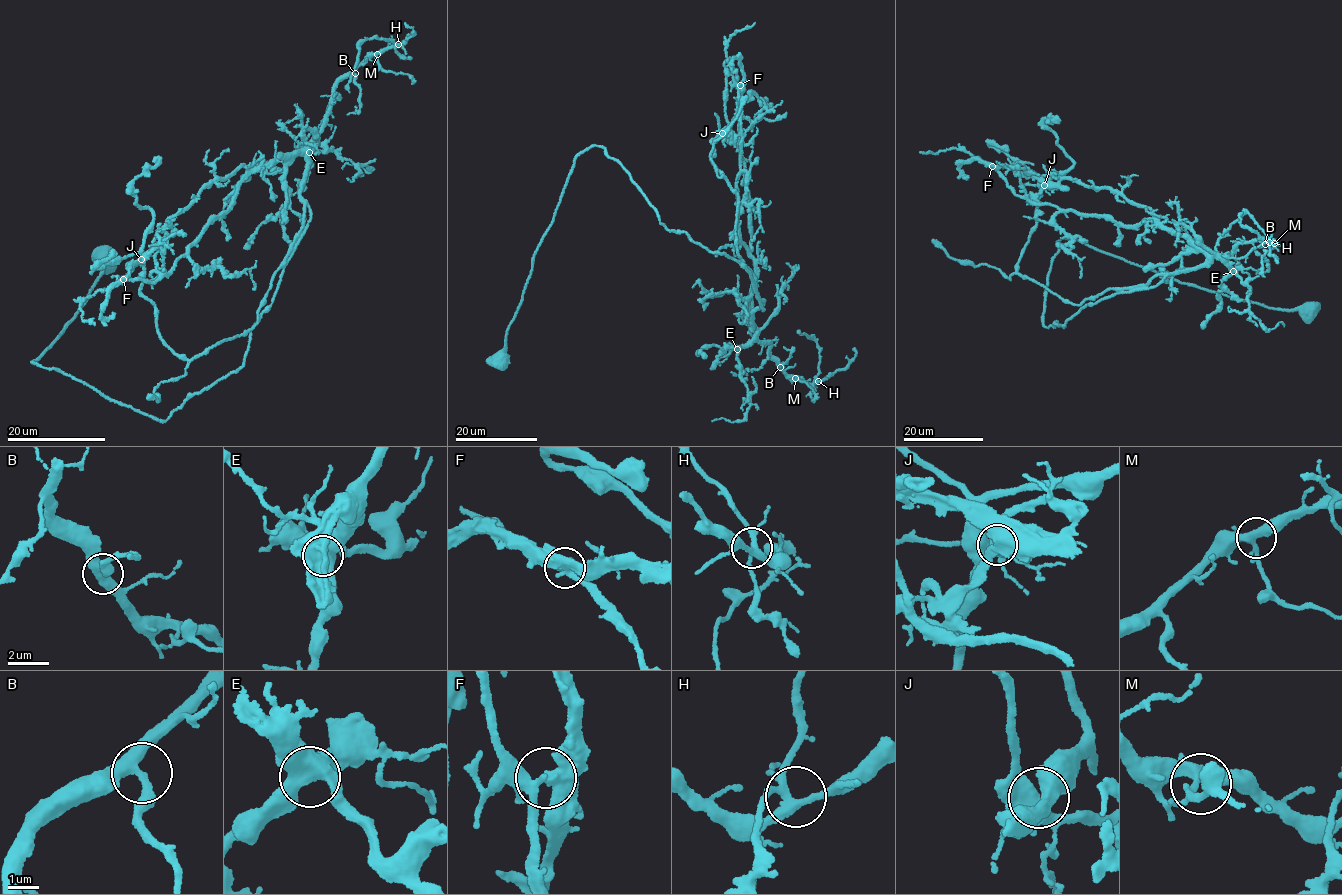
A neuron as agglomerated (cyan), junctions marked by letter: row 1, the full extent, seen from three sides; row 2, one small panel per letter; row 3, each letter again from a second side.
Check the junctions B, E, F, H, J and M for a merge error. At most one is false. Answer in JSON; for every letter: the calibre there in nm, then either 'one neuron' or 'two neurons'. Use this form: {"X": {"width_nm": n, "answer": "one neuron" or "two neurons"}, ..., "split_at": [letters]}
{"B": {"width_nm": 360, "answer": "one neuron"}, "E": {"width_nm": 500, "answer": "one neuron"}, "F": {"width_nm": 360, "answer": "two neurons"}, "H": {"width_nm": 280, "answer": "one neuron"}, "J": {"width_nm": 440, "answer": "one neuron"}, "M": {"width_nm": 340, "answer": "one neuron"}, "split_at": ["F"]}

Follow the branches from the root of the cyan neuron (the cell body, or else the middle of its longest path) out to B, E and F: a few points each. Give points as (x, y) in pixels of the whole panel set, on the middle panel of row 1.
B: (502, 360), (573, 161), (595, 145), (630, 173), (665, 228), (748, 271), (765, 301), (752, 323), (780, 367)
E: (502, 360), (573, 161), (595, 145), (665, 228), (750, 273), (765, 301), (754, 338), (737, 349)
F: (502, 360), (595, 145), (665, 228), (753, 281), (711, 160), (722, 133), (739, 146), (740, 85)

